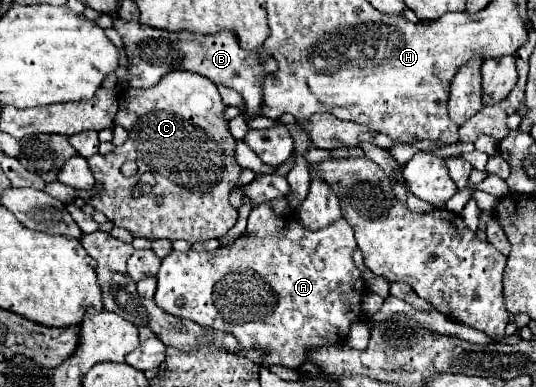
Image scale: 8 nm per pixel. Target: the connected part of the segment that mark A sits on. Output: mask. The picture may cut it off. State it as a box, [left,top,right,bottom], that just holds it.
[154,202,492,368]

